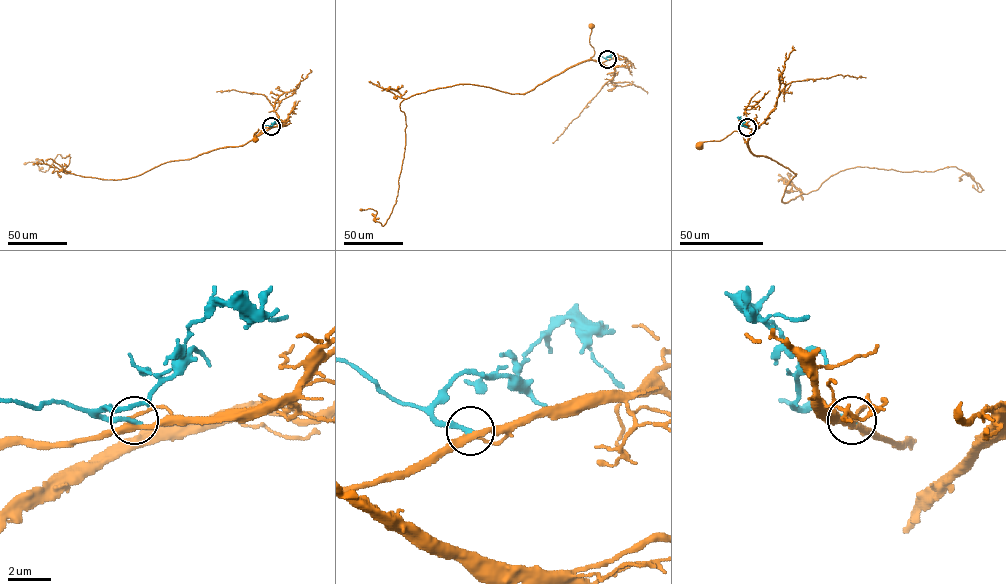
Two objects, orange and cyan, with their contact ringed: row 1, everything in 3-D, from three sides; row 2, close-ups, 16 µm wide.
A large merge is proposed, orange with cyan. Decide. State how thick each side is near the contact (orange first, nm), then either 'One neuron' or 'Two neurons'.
Thickness 130 nm (orange) against 240 nm. Two neurons

